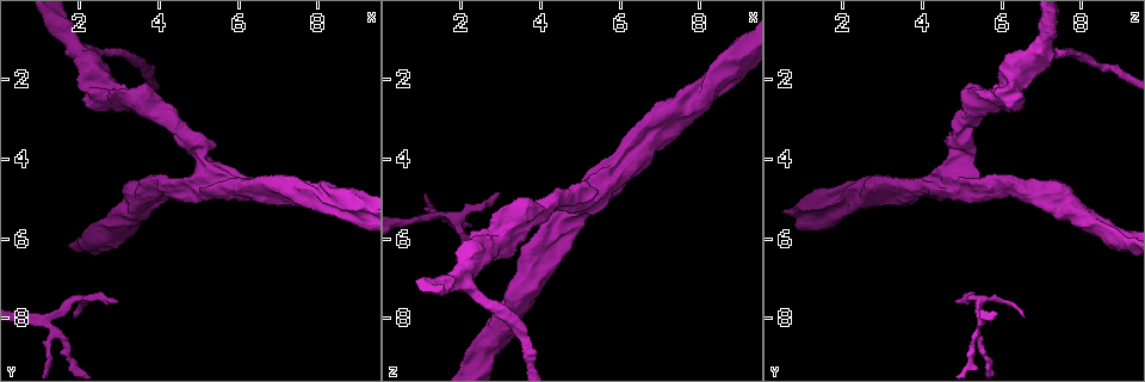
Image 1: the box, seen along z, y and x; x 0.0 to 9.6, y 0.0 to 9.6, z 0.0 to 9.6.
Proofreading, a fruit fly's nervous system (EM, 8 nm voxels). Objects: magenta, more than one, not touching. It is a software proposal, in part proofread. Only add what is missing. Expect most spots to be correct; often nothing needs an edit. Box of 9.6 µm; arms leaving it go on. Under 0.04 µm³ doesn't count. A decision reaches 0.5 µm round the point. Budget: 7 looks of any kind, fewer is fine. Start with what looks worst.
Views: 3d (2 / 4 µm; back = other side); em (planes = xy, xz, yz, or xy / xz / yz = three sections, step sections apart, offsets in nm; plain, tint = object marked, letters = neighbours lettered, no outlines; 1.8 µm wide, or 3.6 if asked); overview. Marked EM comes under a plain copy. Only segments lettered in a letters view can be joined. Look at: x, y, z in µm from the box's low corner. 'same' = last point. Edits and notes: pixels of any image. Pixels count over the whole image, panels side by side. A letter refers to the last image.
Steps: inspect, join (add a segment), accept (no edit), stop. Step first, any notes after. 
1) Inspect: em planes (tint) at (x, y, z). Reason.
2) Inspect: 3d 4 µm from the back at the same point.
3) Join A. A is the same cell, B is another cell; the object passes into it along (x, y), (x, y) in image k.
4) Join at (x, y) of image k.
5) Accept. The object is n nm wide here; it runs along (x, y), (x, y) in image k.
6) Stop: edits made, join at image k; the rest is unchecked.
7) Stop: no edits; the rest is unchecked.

Inspect: 3d 4 µm at (2.95, 7.60, 4.85). Thin end.

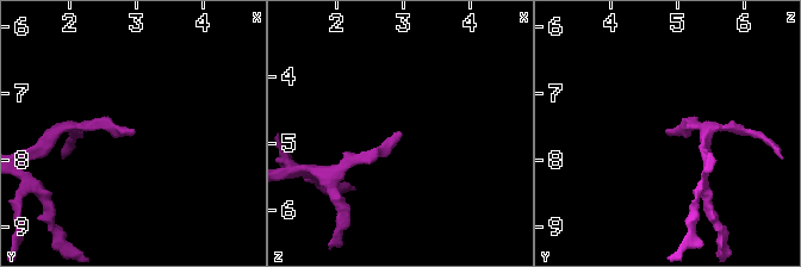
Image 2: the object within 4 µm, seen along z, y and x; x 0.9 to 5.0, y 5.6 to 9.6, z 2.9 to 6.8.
Inspect: em planes (tint) at (2.95, 7.55, 4.80). Now the EM.

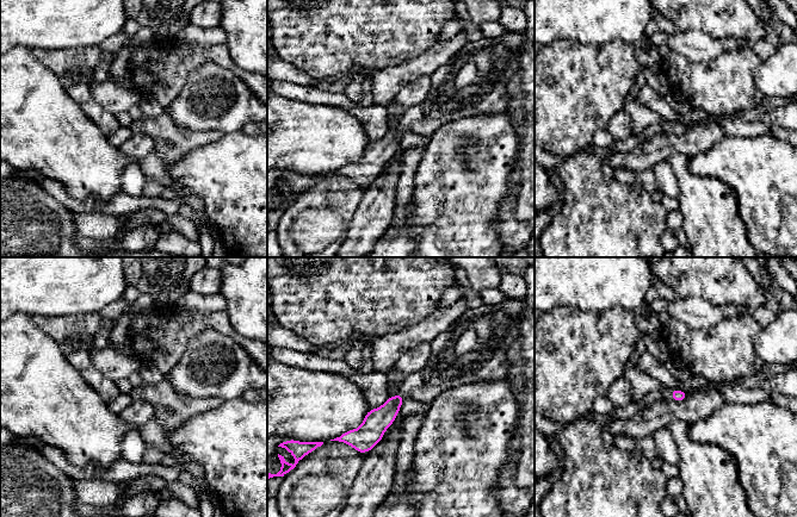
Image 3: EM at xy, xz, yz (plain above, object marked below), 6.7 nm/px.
Inspect: em planes (letters) at the same point.

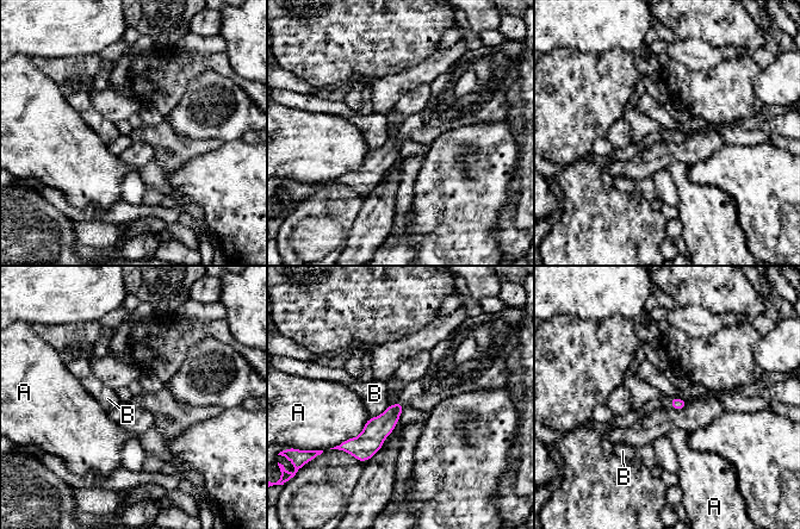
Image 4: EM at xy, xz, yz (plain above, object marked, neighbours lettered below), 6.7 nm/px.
Accept. A and B are other cells; a border runs along (388, 405), (380, 414), (369, 418) in image 4; no lettered segment goes on from it.

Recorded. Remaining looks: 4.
Inspect: 3d 2 µm at (6.60, 4.80, 3.70). Arms run side by side.

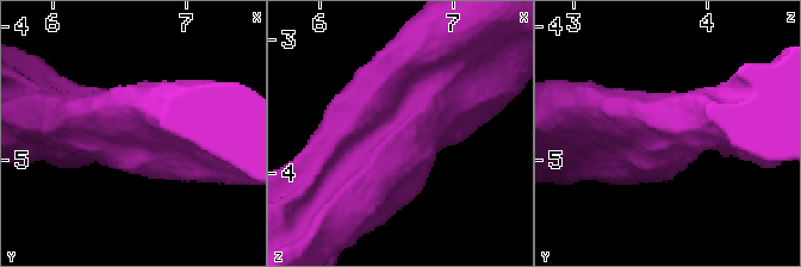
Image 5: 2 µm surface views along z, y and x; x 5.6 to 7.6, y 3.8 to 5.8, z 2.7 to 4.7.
Inspect: em planes (letters) at (6.62, 4.78, 3.66). 4 arms meet here.

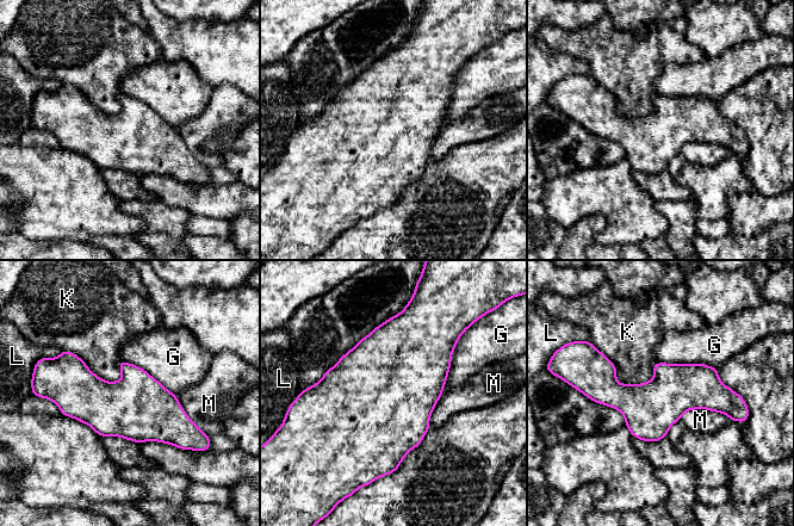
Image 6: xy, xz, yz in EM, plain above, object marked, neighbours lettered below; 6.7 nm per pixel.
Accept. G, K, L and M are other cells; it runs along (589, 388), (618, 396), (732, 400) in image 6; none of them fits.

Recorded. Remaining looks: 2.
Inspect: em xz step 16 (letters) at (2.05, 1.45, 6.80).

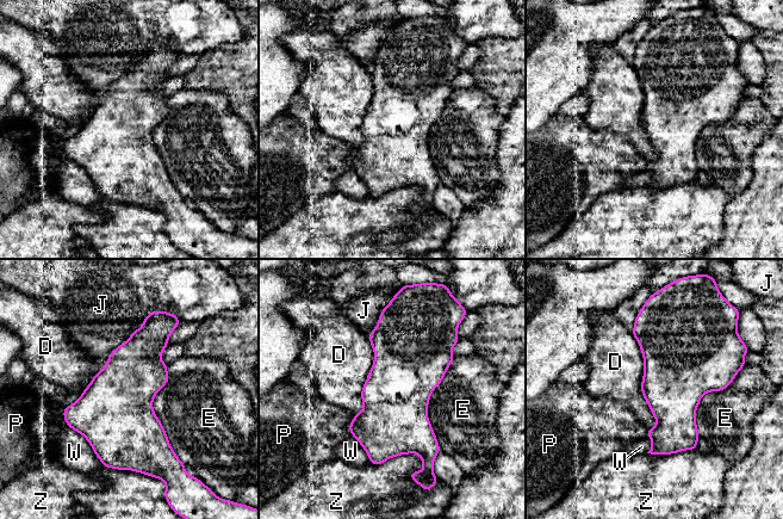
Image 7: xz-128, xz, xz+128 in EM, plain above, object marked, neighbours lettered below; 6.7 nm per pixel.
Inspect: em planes (letters) at the same point.

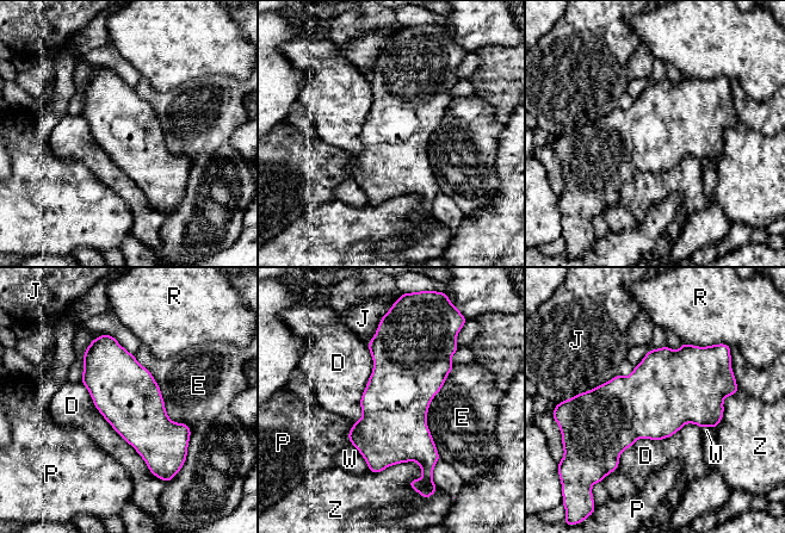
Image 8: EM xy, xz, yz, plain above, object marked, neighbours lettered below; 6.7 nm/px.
Accept. D, E, J, P, R, W and Z are other cells; a border runs along (80, 382), (98, 411), (158, 477) in image 8; none of them fits.

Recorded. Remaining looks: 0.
Stop: no edits; the rest is unchecked.

